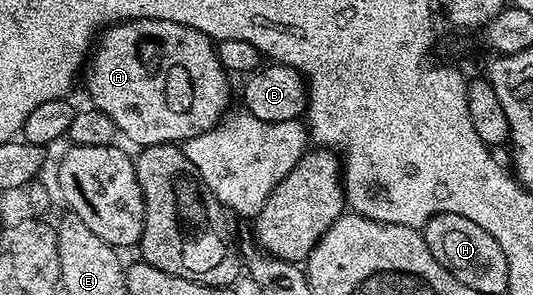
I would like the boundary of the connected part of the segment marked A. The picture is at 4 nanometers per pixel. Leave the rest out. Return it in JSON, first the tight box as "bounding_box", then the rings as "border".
{"bounding_box":[86,18,232,146],"border":[[[142,18],[121,20],[105,27],[95,41],[86,76],[87,72],[91,107],[108,115],[116,123],[117,133],[135,146],[189,140],[219,124],[229,111],[228,99],[232,96],[232,88],[228,85],[230,76],[218,58],[212,37],[178,22]]]}

